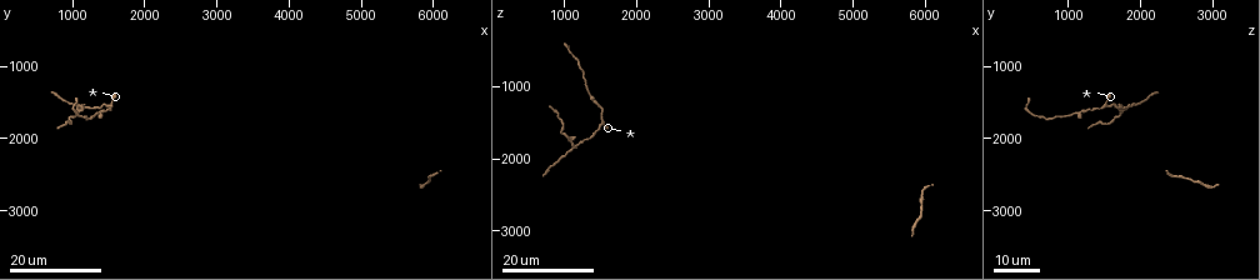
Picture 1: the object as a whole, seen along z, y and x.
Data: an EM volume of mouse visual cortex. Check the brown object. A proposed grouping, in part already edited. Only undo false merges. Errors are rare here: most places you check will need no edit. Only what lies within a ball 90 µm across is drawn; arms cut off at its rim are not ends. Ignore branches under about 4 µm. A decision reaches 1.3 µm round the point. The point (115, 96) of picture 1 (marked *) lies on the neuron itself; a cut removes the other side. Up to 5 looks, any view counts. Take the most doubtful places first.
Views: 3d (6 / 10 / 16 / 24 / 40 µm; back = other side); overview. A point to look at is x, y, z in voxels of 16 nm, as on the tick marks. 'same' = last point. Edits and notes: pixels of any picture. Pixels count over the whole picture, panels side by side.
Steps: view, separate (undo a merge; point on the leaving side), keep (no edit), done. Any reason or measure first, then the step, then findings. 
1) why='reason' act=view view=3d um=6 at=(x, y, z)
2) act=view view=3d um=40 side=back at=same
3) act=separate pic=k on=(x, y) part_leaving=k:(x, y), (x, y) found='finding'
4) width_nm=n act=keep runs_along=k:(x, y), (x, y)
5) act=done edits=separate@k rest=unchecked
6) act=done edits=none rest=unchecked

why='three arms meet' act=view view=3d um=16 at=(1500, 1550, 1500)

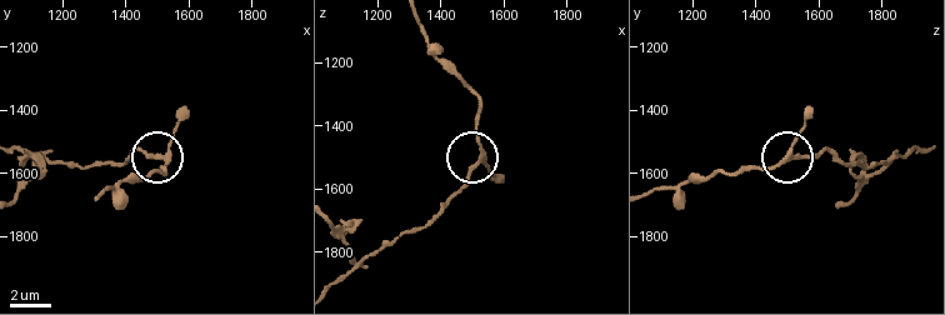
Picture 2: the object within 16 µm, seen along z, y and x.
why='closer look' act=view view=3d um=10 at=(1510, 1560, 1530)

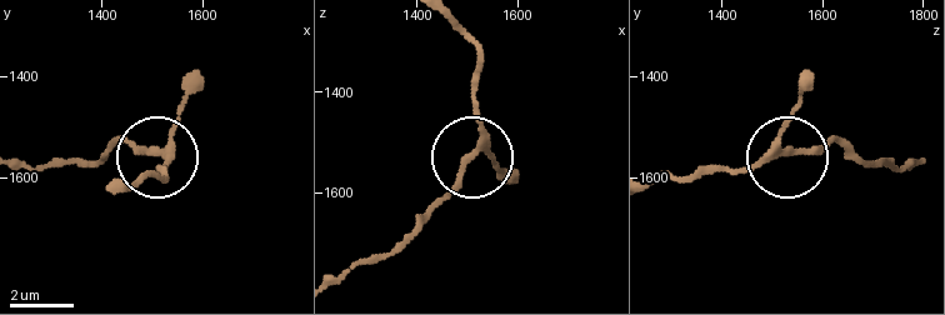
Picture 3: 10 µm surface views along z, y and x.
width_nm=190 act=keep runs_along=3:(200, 88), (160, 149), (111, 144) found='one neuron here'

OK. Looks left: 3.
why='a fork' act=view view=3d um=24 at=(1100, 1550, 1850)

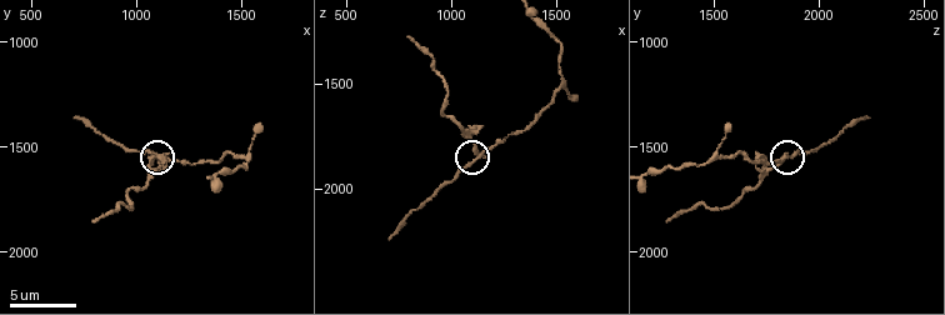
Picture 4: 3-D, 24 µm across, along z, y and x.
why='zoom in' act=view view=3d um=10 at=(1130, 1540, 1830)

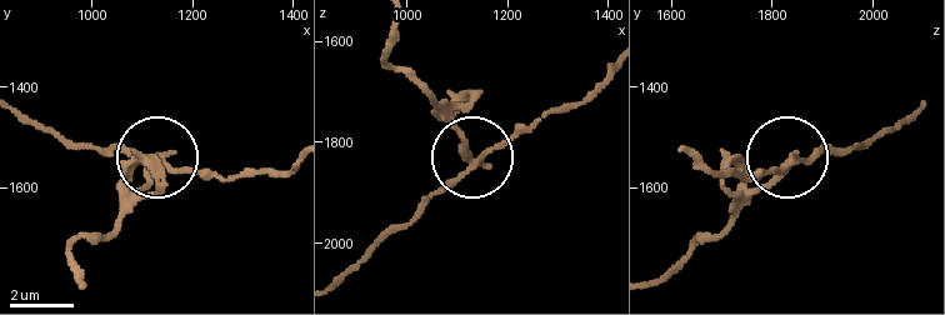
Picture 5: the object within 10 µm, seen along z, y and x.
width_nm=210 act=separate pic=5 on=(136, 188) part_leaving=5:(473, 159), (456, 130), (386, 58), (393, 25) found='two neurons meet here'

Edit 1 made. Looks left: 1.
act=done edits=separate@5 rest=unchecked

